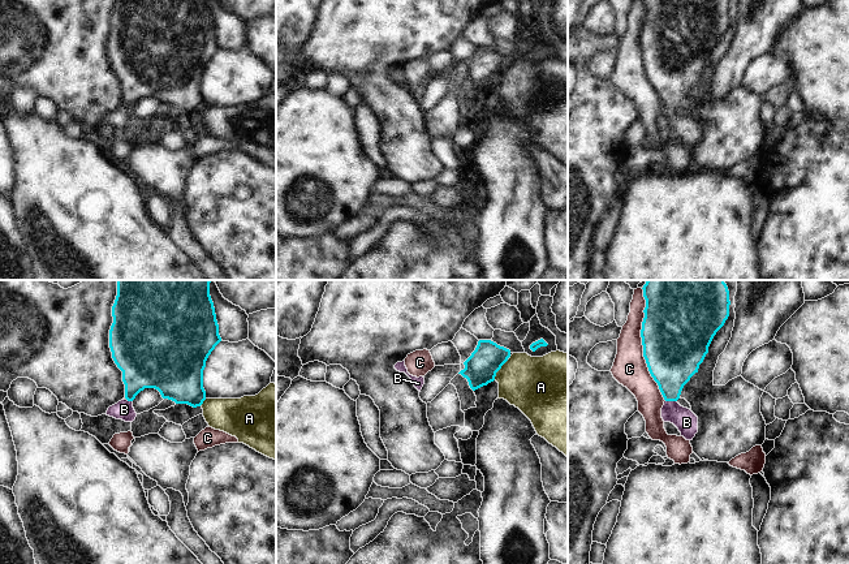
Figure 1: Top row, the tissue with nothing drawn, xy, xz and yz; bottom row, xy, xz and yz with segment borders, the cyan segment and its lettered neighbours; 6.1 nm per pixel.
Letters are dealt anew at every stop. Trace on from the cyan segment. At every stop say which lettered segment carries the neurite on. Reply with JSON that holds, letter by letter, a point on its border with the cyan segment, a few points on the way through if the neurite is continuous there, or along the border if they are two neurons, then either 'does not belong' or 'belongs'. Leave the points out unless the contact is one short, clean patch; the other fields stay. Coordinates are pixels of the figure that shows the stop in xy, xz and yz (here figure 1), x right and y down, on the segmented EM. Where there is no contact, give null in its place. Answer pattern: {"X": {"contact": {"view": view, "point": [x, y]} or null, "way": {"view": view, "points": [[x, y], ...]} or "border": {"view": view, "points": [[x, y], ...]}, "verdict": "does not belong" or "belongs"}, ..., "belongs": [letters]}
{"A": {"contact": {"view": "xz", "point": [499, 369]}, "verdict": "does not belong"}, "B": {"contact": {"view": "yz", "point": [671, 400]}, "way": {"view": "yz", "points": [[672, 360], [671, 400], [671, 407], [686, 422]]}, "verdict": "belongs"}, "C": {"contact": {"view": "yz", "point": [642, 344]}, "verdict": "does not belong"}, "belongs": ["B"]}

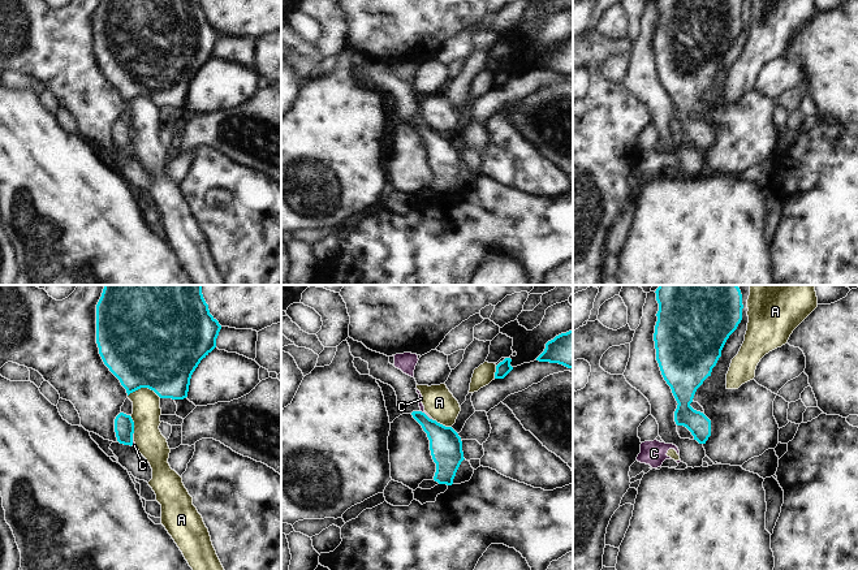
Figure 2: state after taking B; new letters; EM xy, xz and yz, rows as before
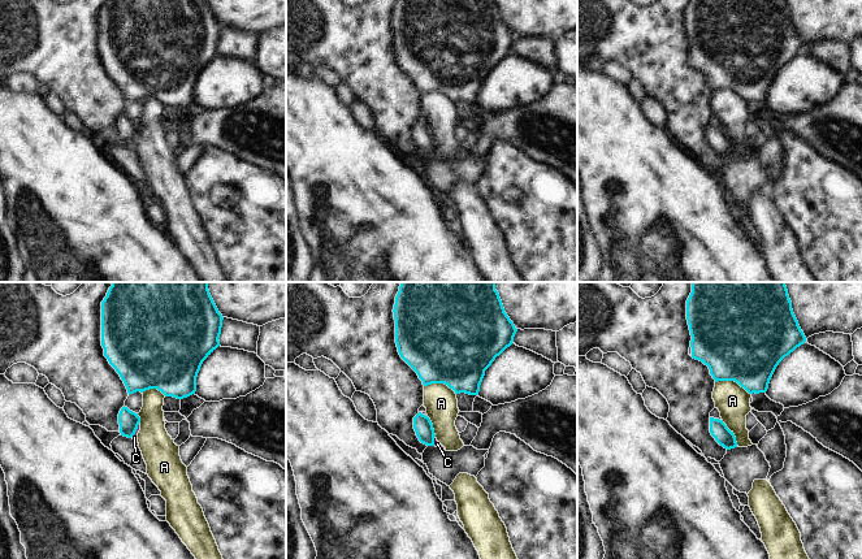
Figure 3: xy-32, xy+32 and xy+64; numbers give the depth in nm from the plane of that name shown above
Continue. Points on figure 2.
{"A": {"contact": {"view": "xy", "point": [145, 387]}, "verdict": "does not belong"}, "C": {"contact": {"view": "xz", "point": [425, 414]}, "border": {"view": "xz", "points": [[419, 410], [432, 420]]}, "verdict": "does not belong"}, "belongs": []}

